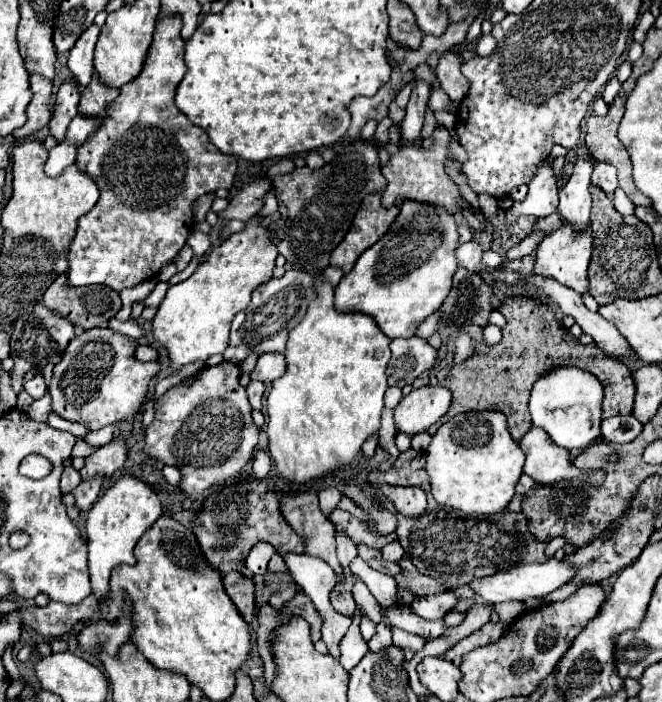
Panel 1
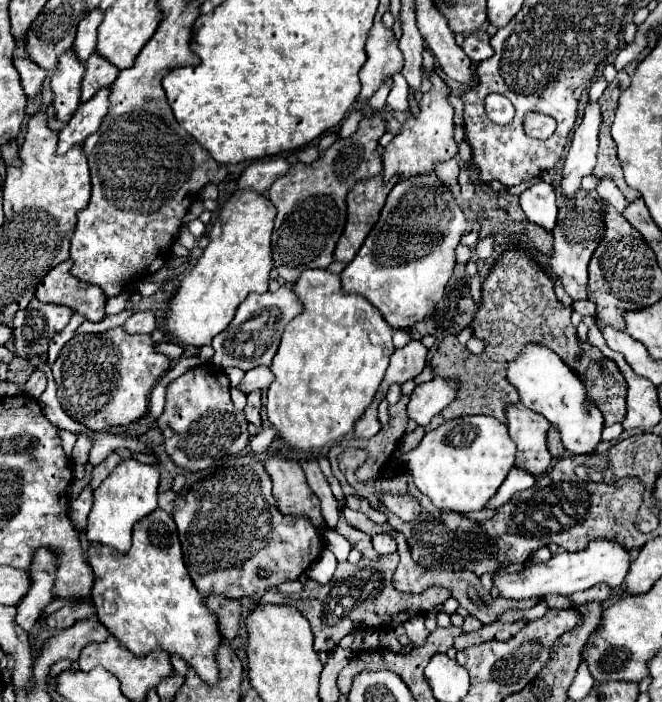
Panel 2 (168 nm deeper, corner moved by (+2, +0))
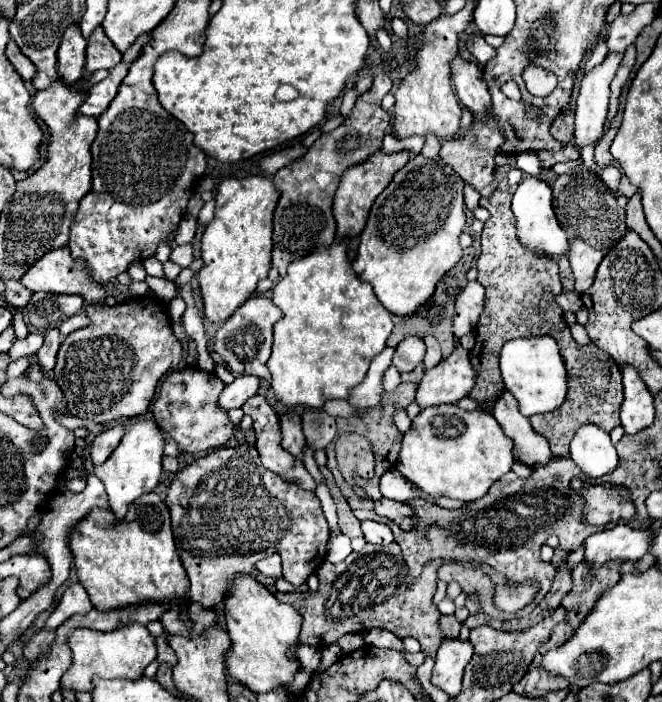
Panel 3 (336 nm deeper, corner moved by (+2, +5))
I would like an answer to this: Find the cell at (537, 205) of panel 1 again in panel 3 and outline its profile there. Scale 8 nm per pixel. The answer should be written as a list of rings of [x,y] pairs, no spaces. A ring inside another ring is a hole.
[[[532,176],[524,178],[514,192],[512,212],[514,212],[514,218],[516,218],[518,242],[524,244],[524,248],[534,252],[536,256],[548,256],[548,258],[568,256],[570,244],[568,244],[568,238],[566,238],[564,230],[560,228],[560,224],[556,220],[556,214],[552,210],[552,190],[544,180],[532,178]]]

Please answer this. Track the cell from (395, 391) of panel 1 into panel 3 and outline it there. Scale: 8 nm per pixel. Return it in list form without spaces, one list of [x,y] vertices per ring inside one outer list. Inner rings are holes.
[[[390,366],[390,368],[384,372],[384,376],[382,376],[382,388],[384,388],[384,390],[392,390],[392,388],[396,388],[398,382],[400,382],[400,372],[396,372],[396,368]]]

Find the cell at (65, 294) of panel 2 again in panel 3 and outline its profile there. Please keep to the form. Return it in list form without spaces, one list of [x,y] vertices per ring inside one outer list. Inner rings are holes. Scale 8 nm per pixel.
[[[66,246],[64,248],[56,248],[52,252],[46,252],[40,260],[36,260],[26,270],[26,274],[22,276],[20,282],[30,292],[38,292],[40,290],[40,292],[54,292],[54,294],[80,294],[80,296],[84,296],[86,304],[98,304],[98,302],[104,302],[104,298],[106,298],[104,286],[98,284],[96,280],[92,280],[86,262],[80,260],[80,258],[72,258],[70,250]]]

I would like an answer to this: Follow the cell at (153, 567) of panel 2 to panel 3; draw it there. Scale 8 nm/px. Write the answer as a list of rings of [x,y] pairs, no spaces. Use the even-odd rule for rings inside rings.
[[[148,492],[136,498],[122,520],[116,520],[116,516],[108,508],[92,508],[80,520],[80,524],[76,524],[70,530],[68,546],[74,558],[78,582],[86,588],[90,602],[98,610],[122,608],[122,606],[138,604],[138,602],[164,602],[164,600],[168,602],[168,600],[186,596],[188,578],[180,562],[180,556],[176,552],[176,544],[174,544],[174,536],[170,528],[170,512],[166,504],[162,502],[162,498],[154,492]]]

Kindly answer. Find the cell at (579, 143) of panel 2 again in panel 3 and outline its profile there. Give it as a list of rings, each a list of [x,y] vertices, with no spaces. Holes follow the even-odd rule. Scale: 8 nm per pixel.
[[[608,52],[602,64],[594,66],[580,82],[576,98],[576,128],[574,138],[578,148],[596,142],[604,130],[604,116],[608,110],[610,82],[622,62],[622,52]]]

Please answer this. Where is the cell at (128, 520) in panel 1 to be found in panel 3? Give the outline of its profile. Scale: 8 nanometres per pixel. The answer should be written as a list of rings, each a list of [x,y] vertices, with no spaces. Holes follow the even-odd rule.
[[[140,420],[128,426],[124,438],[120,440],[112,456],[104,464],[92,468],[92,474],[98,476],[106,486],[110,510],[116,514],[116,518],[124,518],[128,506],[138,496],[142,496],[144,492],[152,492],[156,488],[162,474],[162,456],[164,456],[164,436],[160,428],[156,426],[154,420]]]

